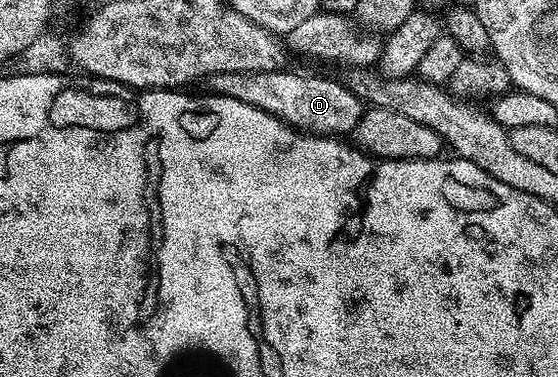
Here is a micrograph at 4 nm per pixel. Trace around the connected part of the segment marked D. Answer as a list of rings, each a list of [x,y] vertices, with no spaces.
[[[285,68],[272,71],[256,71],[255,73],[217,73],[208,79],[213,92],[219,97],[240,99],[240,103],[248,103],[252,107],[260,107],[260,111],[268,111],[268,115],[279,117],[285,125],[290,125],[307,135],[343,135],[353,132],[356,123],[364,112],[364,102],[341,80],[333,81],[330,77],[309,77],[306,73],[286,73]]]

